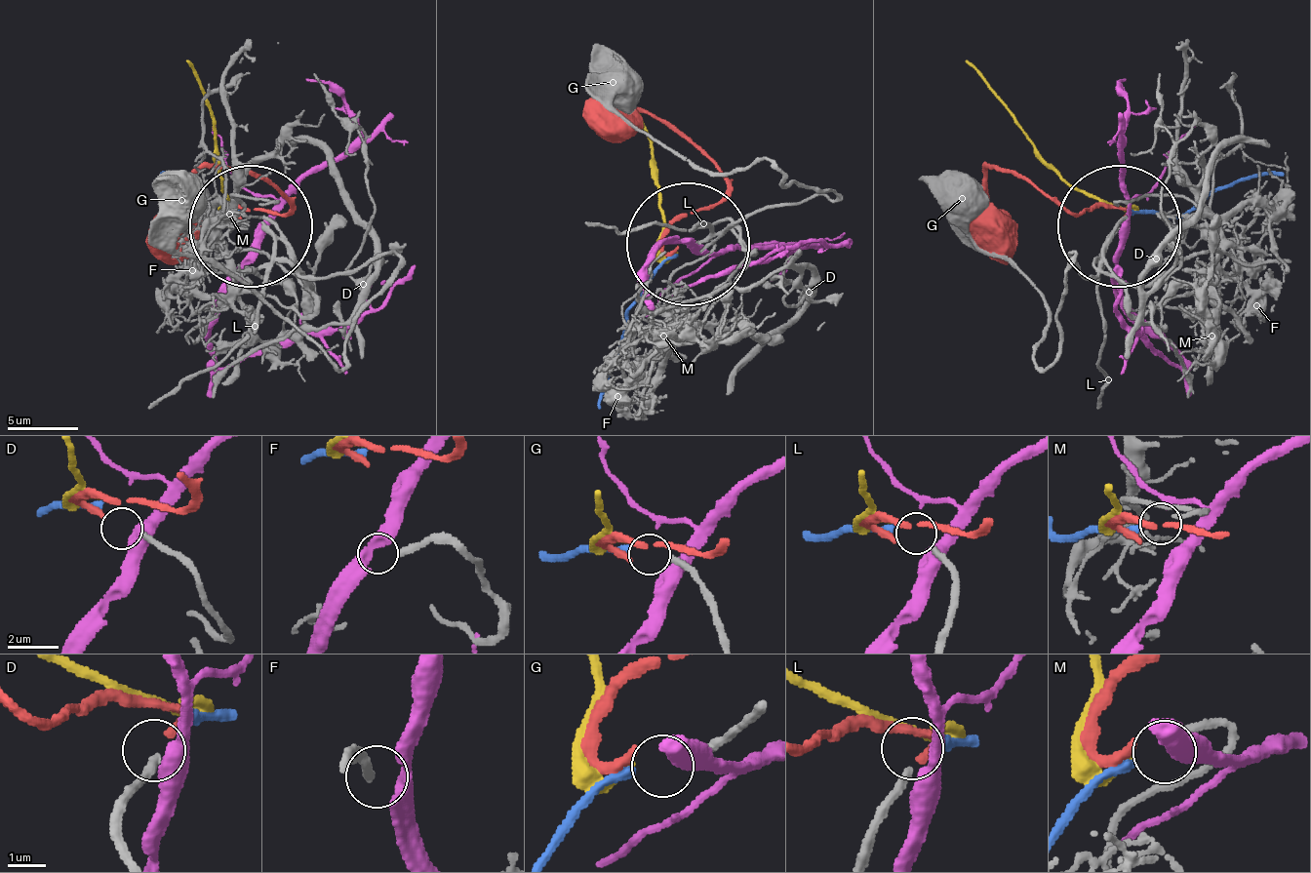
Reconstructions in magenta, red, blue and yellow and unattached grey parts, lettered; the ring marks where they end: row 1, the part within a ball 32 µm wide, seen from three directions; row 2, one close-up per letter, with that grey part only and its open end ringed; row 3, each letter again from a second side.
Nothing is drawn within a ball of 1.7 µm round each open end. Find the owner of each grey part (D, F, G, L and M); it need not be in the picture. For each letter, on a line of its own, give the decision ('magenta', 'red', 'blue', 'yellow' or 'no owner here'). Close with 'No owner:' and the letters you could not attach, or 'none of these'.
D: red
F: no owner here
G: blue
L: no owner here
M: yellow
No owner: F, L

